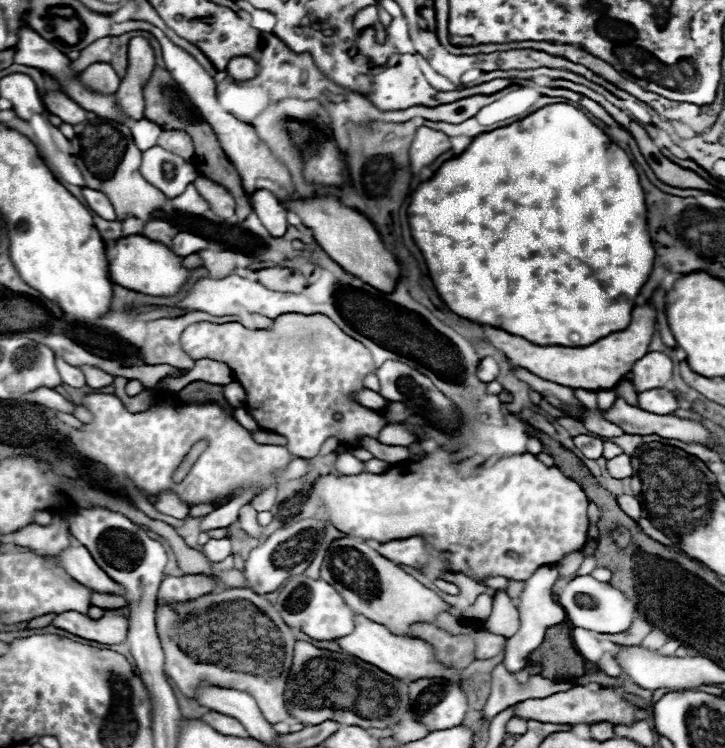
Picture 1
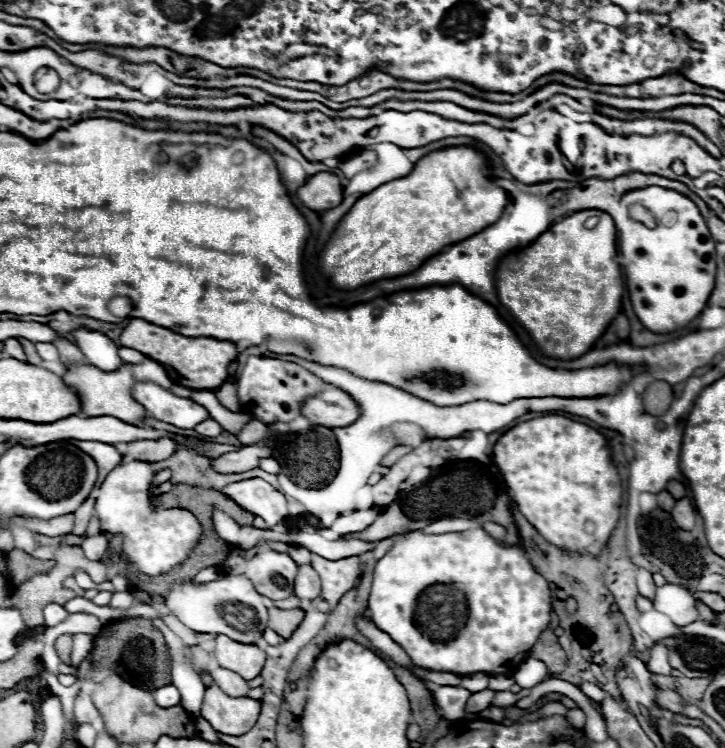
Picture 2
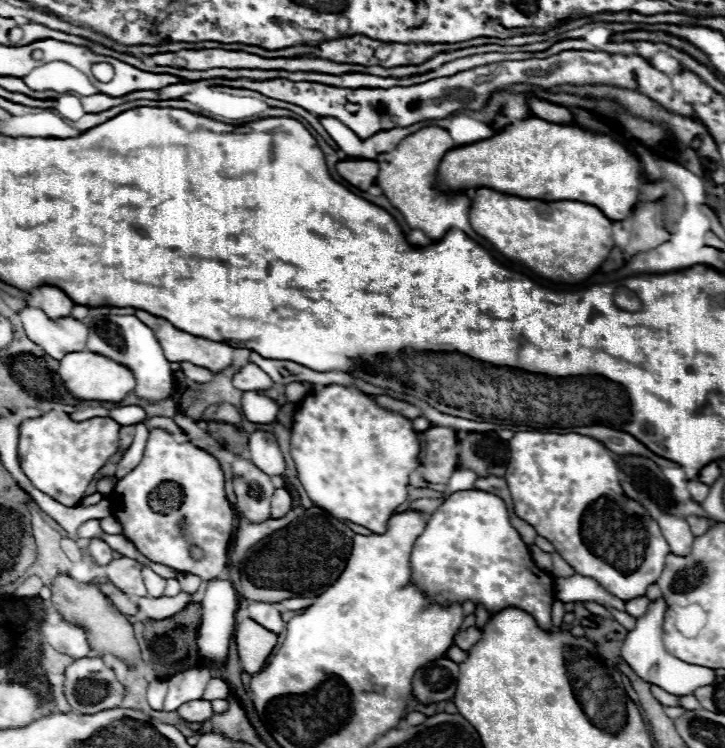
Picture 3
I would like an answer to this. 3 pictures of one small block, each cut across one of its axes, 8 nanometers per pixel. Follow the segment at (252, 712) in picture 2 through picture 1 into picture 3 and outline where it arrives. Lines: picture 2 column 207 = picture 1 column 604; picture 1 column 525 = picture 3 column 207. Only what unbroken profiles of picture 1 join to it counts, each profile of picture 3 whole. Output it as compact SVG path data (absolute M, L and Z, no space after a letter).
M196 700L196 702L186 702L184 706L180 706L180 710L176 710L186 722L206 722L208 718L212 718L212 706L208 700Z

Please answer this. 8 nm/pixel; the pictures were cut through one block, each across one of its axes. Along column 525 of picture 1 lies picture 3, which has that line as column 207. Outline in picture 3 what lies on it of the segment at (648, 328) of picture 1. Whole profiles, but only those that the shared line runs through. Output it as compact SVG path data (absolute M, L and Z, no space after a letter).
M136 310L136 316L154 330L166 360L170 362L192 362L212 372L222 372L232 362L234 348L224 342L212 342L188 332L176 330L168 320L156 318L148 312Z

